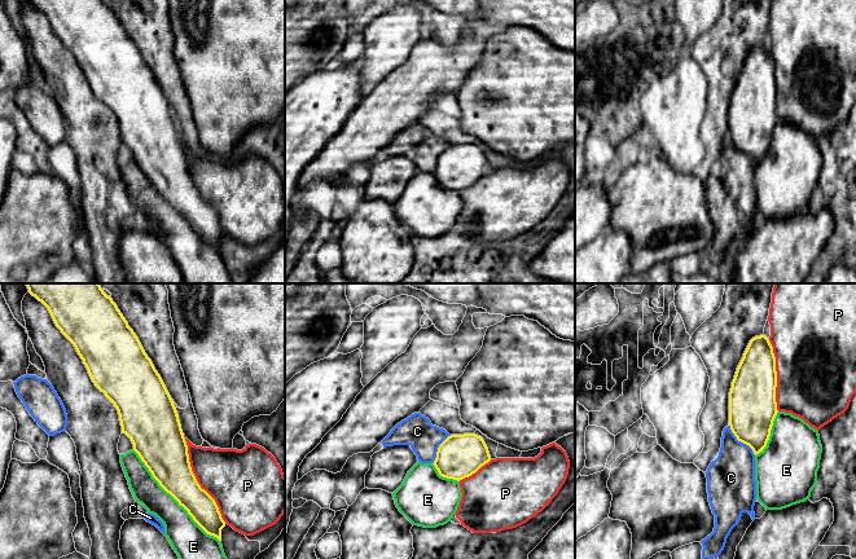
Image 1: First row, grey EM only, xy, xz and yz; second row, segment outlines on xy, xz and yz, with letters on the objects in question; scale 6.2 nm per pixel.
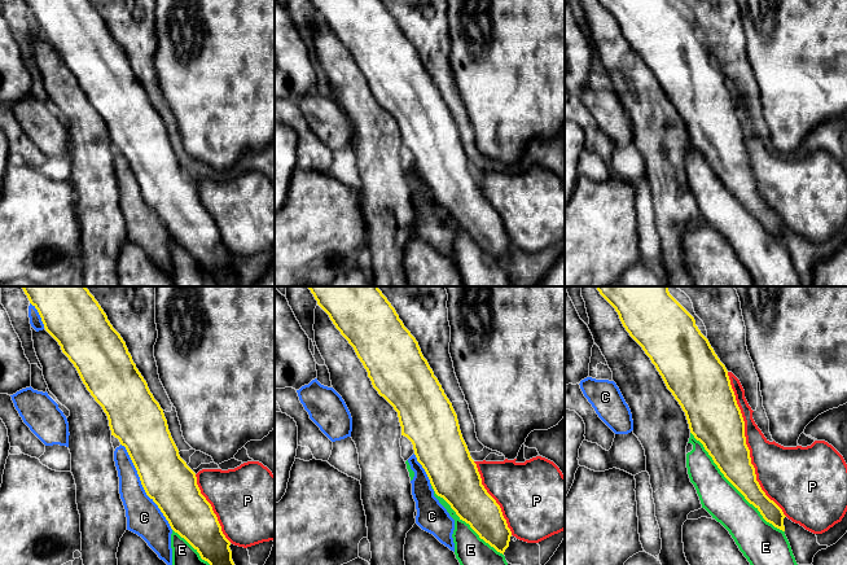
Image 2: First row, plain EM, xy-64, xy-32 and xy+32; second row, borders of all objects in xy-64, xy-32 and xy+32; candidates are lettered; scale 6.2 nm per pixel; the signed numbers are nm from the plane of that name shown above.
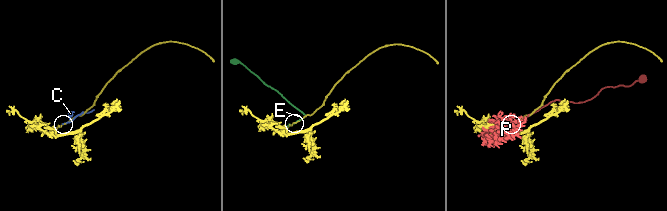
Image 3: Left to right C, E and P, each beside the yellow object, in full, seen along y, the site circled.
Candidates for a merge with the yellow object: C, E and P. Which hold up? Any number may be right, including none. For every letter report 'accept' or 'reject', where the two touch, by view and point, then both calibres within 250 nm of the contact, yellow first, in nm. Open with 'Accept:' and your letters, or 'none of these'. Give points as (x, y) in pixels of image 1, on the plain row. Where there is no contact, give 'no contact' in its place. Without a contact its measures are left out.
Accept: E
C: reject; contact yz (740, 150); calibres 300 and 300 nm
E: accept; contact xy (172, 206); calibres 260 and 200 nm
P: reject; contact xy (196, 189); calibres 280 and 360 nm

